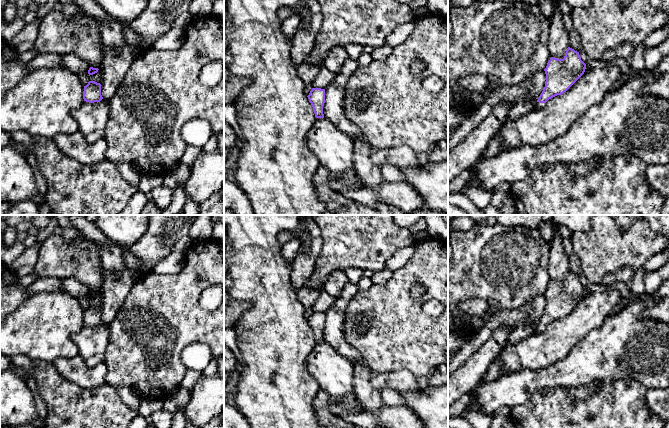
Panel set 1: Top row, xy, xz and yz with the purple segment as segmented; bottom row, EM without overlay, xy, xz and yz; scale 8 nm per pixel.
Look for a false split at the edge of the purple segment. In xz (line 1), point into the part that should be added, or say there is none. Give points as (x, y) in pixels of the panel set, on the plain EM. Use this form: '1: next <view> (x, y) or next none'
1: next none

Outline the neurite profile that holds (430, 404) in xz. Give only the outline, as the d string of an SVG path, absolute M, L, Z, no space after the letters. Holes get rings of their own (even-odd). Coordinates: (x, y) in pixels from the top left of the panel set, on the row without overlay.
M448 384L403 391L399 395L404 405L421 419L424 428L448 428Z

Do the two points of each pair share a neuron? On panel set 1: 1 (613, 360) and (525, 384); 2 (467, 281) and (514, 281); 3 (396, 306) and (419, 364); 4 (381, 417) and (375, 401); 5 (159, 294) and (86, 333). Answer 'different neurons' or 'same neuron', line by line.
1: same neuron
2: same neuron
3: same neuron
4: different neurons
5: different neurons

